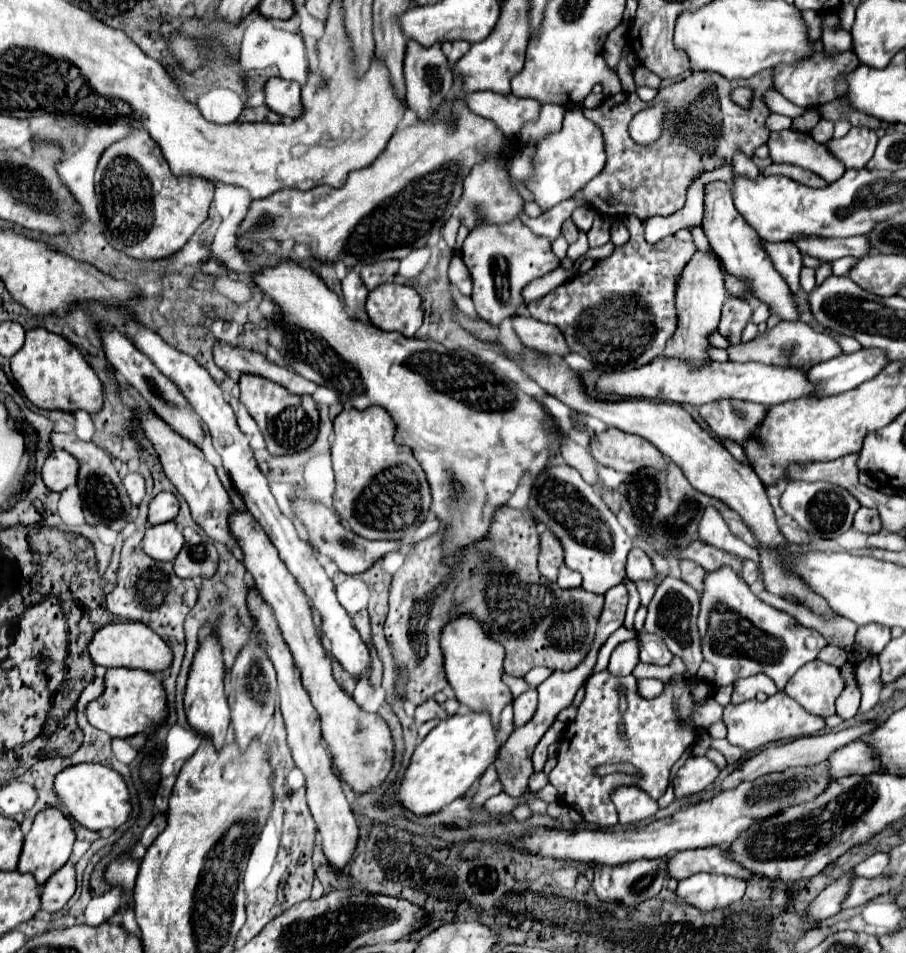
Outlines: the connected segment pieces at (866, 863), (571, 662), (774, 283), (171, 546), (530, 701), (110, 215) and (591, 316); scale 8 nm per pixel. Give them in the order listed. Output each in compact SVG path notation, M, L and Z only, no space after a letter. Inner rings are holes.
M877 852L877 854L869 856L867 860L863 860L861 864L857 864L853 868L853 874L855 876L863 876L863 878L875 878L875 876L883 874L885 868L887 868L887 854Z
M503 506L493 518L487 538L467 550L463 568L455 572L449 572L453 560L445 560L439 548L441 532L407 552L403 568L391 582L389 614L383 628L397 664L397 698L419 706L447 688L443 654L439 652L439 628L461 612L479 616L485 632L505 646L505 672L511 676L525 676L535 666L567 672L585 660L595 640L603 596L583 588L563 590L555 584L549 590L549 580L538 570L539 543L533 516L525 510ZM403 676L407 678L405 694Z
M711 182L705 190L705 214L703 214L703 232L705 236L709 238L709 244L711 248L715 250L715 254L719 256L725 272L729 276L735 276L735 278L743 278L751 296L755 296L759 302L767 304L769 306L769 312L771 316L777 316L779 320L783 322L791 322L791 320L799 320L799 310L795 306L795 296L791 296L791 288L787 286L787 282L779 276L779 272L775 270L769 254L765 252L763 248L763 242L761 242L761 236L743 220L743 216L737 212L735 204L733 204L733 194L731 194L731 186L727 182Z
M173 522L147 528L143 538L143 550L147 556L161 562L173 562L181 548L183 548L183 536Z
M527 690L519 698L515 698L515 702L513 702L513 710L515 710L513 726L515 728L525 726L533 718L535 708L537 708L537 692L535 690Z
M131 130L127 138L109 146L103 152L95 172L95 196L99 202L103 234L115 250L135 260L161 260L175 254L193 236L199 224L205 222L209 206L213 202L213 192L215 186L207 180L185 176L175 178L169 172L169 164L165 162L161 148L143 130Z
M635 216L625 220L625 224L631 234L627 244L617 246L611 256L597 260L591 270L565 280L561 286L557 286L543 298L527 304L531 318L537 318L539 322L557 326L561 330L563 338L567 340L569 350L581 354L583 358L587 358L589 362L599 366L599 370L603 374L639 368L663 354L665 342L675 332L675 304L673 304L675 276L683 270L685 260L695 252L693 242L679 242L673 236L663 238L655 244L649 244L643 238L643 224Z

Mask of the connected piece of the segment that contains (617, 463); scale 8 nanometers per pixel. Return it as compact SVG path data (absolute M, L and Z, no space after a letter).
M609 428L607 432L593 436L591 454L599 464L619 472L639 472L645 468L663 470L669 464L649 440L617 428Z

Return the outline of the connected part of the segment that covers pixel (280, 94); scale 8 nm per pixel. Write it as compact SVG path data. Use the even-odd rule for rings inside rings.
M271 78L265 84L265 102L273 112L281 116L299 118L303 114L303 104L301 104L297 82L287 82L283 78Z

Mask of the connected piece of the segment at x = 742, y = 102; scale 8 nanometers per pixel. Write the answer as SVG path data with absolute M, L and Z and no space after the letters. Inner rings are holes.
M737 87L731 93L731 98L743 108L749 108L753 99L753 91L748 87Z

